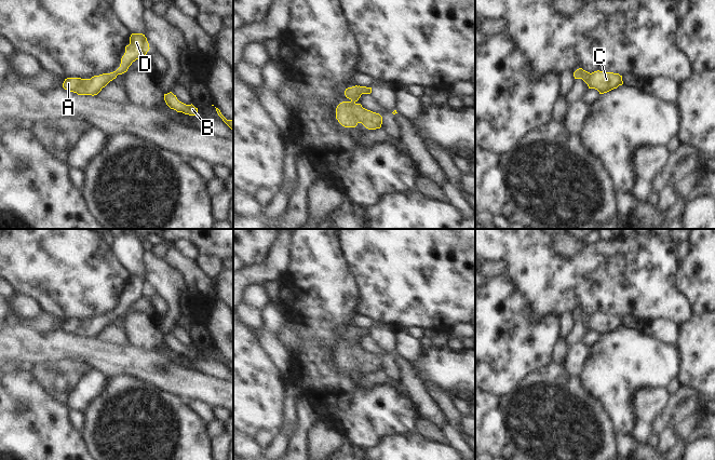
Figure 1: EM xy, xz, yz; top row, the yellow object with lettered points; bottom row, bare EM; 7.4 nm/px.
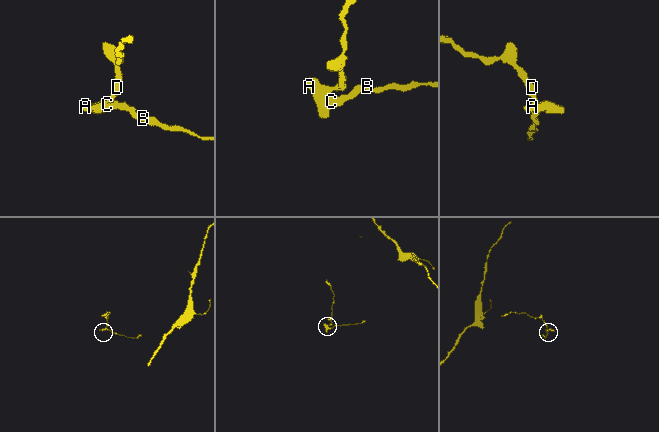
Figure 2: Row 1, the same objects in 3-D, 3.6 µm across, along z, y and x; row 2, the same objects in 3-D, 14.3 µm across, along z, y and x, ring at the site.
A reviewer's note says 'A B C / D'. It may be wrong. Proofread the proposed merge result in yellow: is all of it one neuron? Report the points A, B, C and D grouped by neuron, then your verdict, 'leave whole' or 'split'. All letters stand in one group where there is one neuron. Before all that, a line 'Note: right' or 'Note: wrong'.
Note: wrong
groups A B C D; leave whole

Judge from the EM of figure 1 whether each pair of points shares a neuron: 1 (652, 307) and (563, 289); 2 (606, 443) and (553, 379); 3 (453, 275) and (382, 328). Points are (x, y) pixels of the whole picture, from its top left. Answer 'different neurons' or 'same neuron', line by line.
1: same neuron
2: same neuron
3: different neurons

